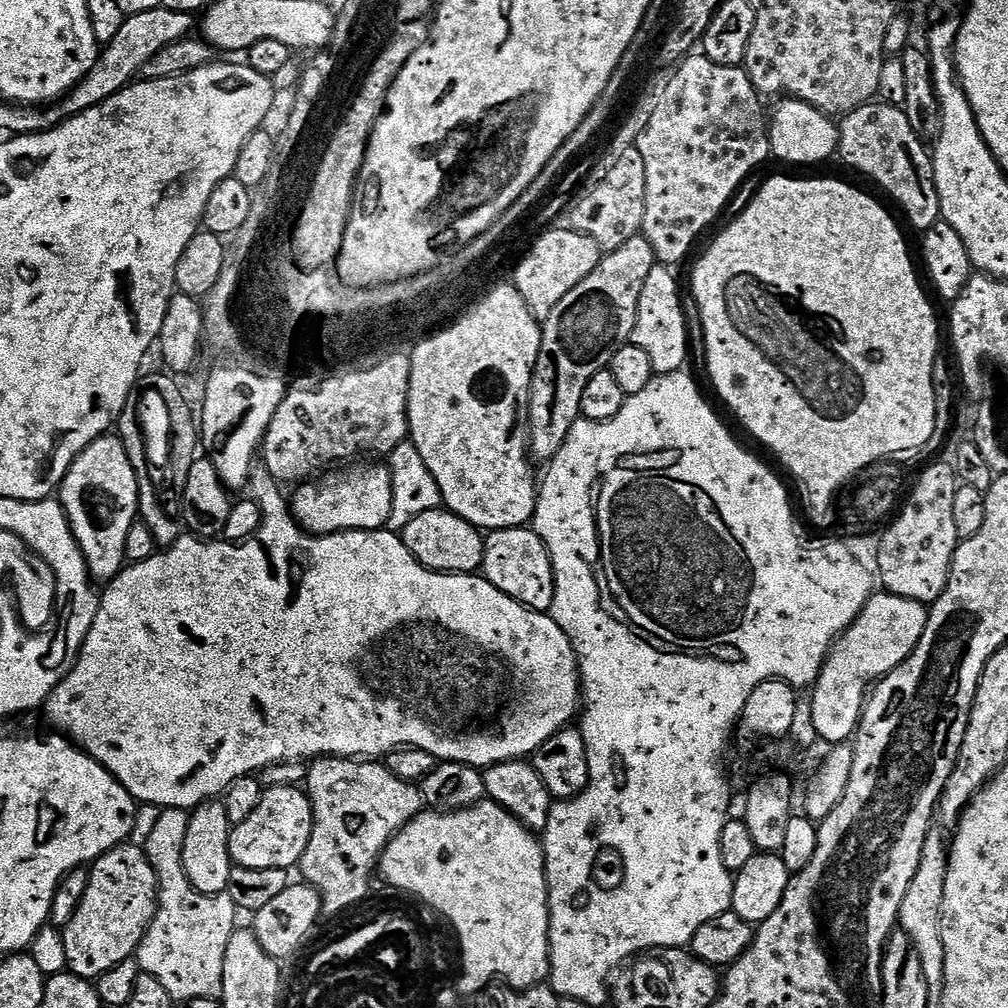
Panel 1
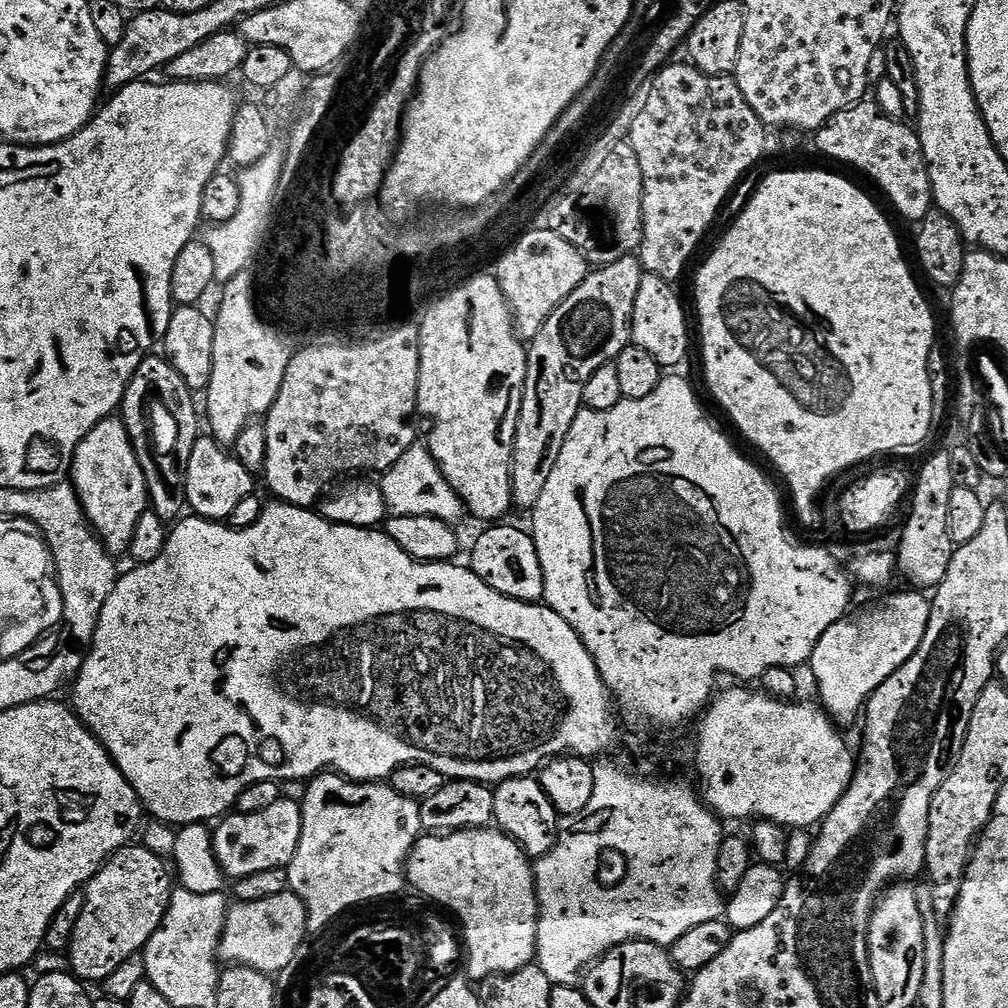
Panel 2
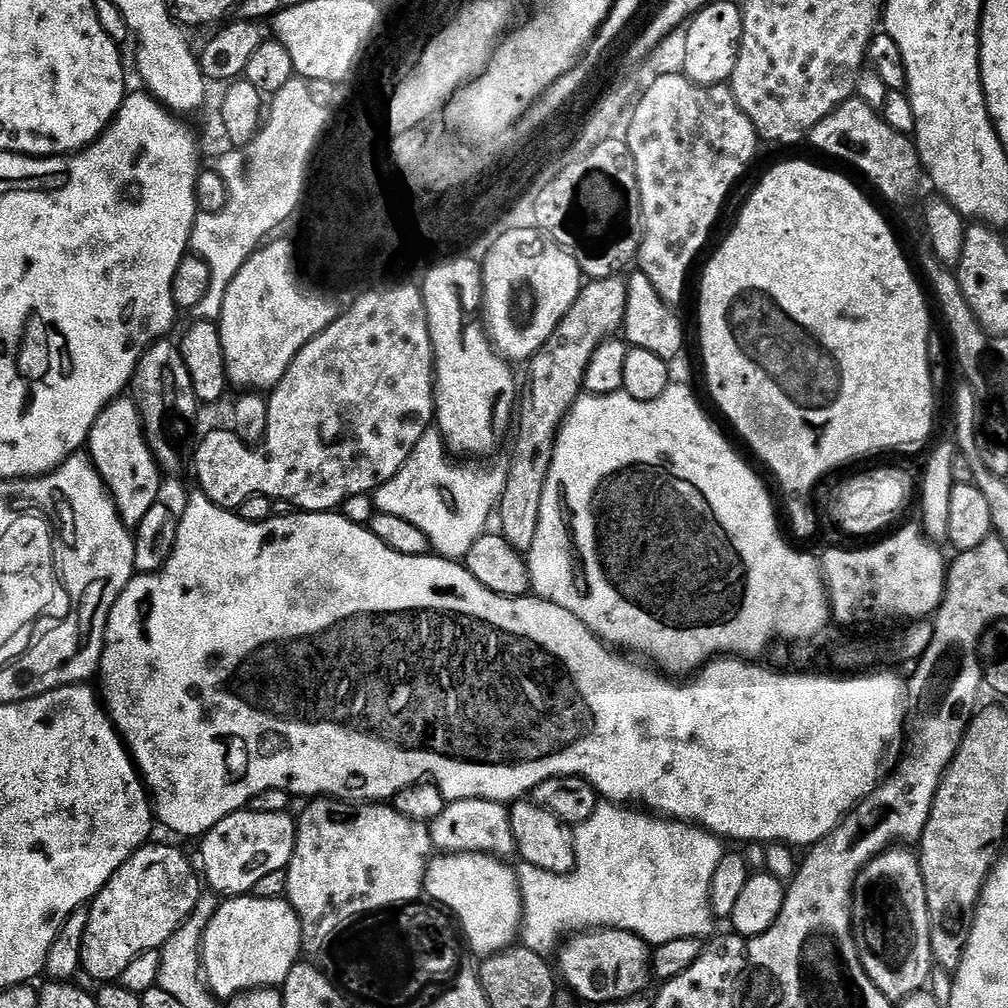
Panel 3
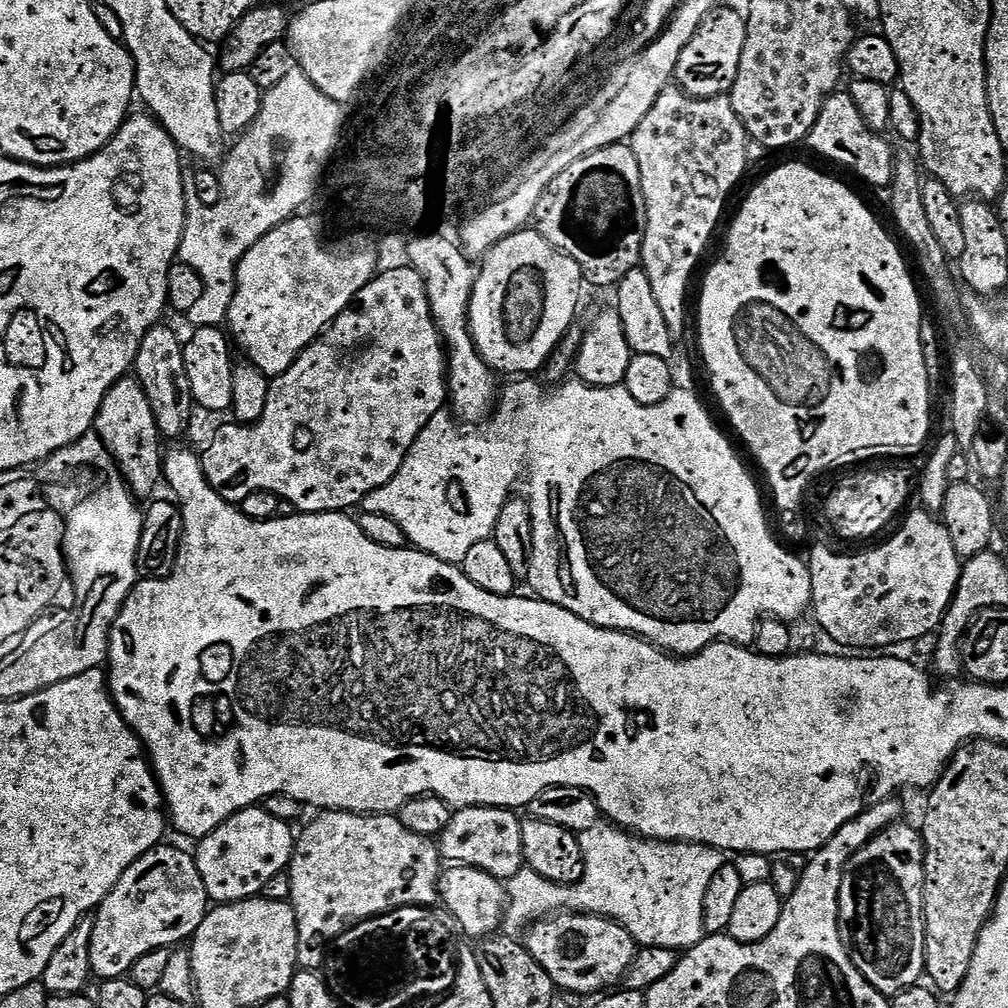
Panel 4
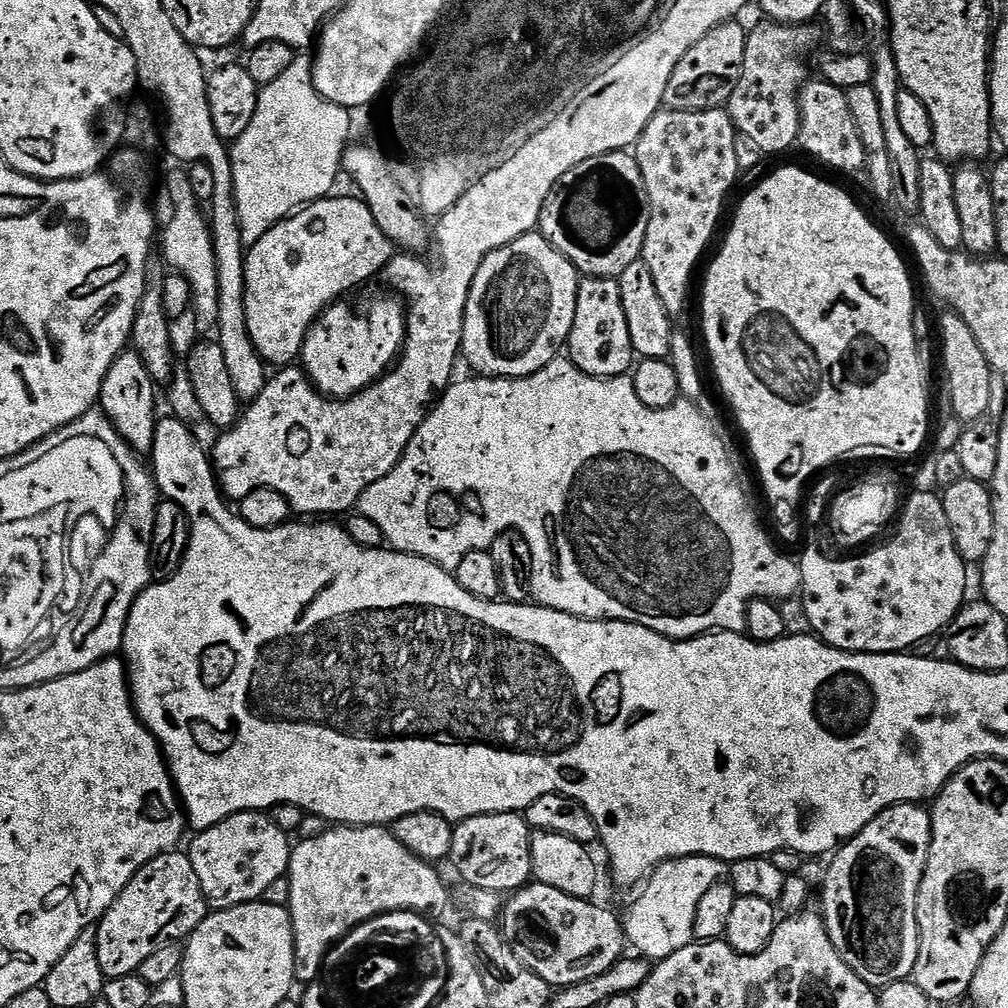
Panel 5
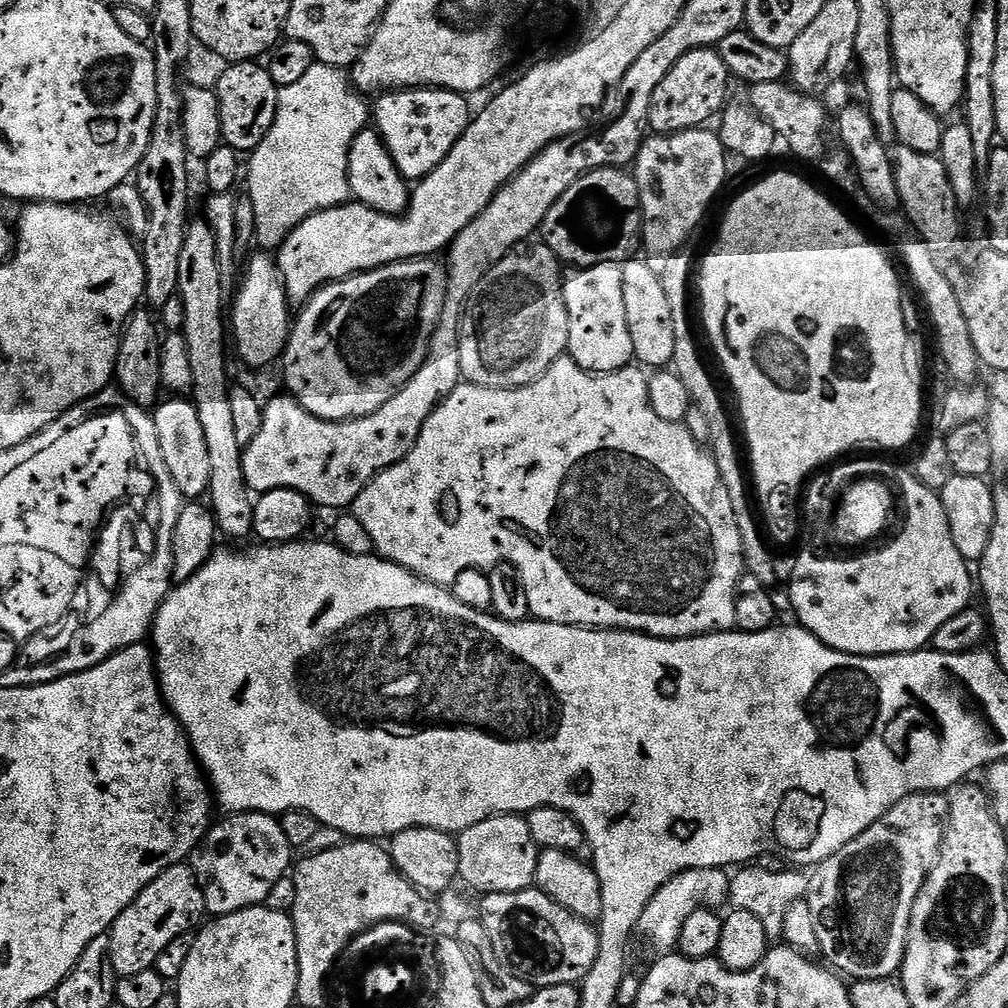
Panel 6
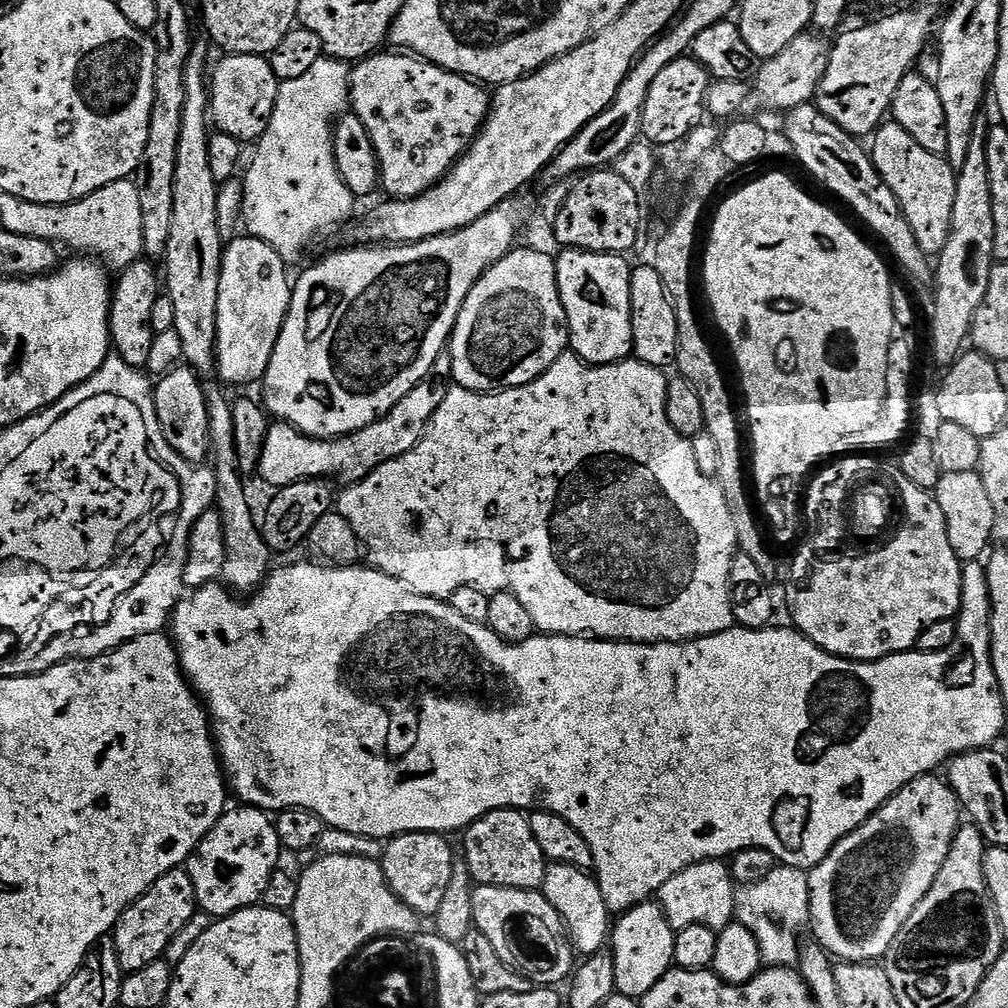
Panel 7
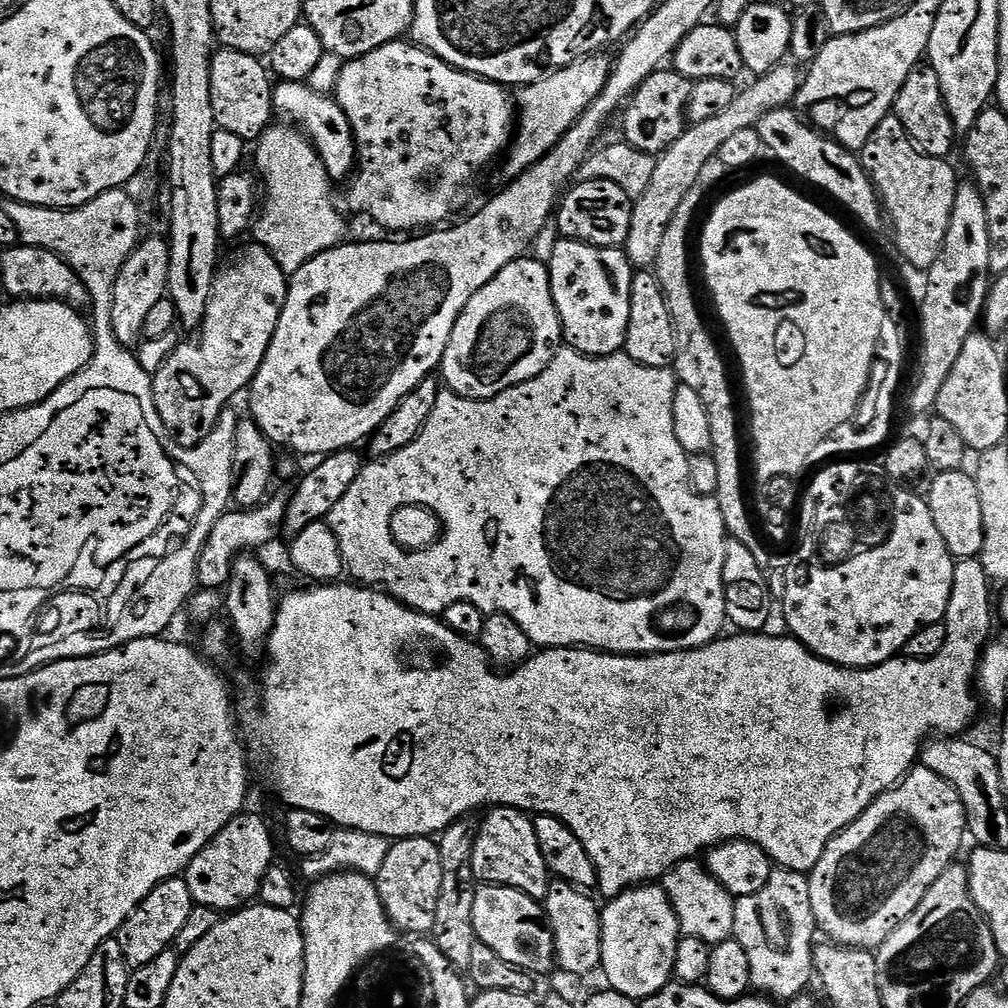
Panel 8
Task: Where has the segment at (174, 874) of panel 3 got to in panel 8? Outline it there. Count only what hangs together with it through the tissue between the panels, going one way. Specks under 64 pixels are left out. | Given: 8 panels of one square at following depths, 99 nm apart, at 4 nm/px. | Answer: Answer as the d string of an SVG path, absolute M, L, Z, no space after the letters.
M182 878L164 880L148 897L139 904L126 918L118 933L122 946L122 954L126 958L129 969L146 966L146 962L154 962L158 954L169 951L178 938L178 930L186 926L186 918L190 918L190 910L194 901L190 894L190 886Z

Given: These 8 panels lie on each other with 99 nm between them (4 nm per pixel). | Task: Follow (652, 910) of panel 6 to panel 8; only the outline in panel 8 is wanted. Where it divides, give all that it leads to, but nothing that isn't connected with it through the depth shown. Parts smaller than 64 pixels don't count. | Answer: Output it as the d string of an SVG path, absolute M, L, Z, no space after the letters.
M699 859L684 860L673 866L663 877L662 887L676 910L683 935L702 938L713 946L733 939L736 900Z

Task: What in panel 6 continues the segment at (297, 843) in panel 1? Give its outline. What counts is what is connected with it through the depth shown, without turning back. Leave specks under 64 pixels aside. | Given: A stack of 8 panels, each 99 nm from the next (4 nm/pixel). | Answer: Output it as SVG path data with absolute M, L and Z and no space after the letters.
M241 812L224 819L228 820L209 827L190 857L190 867L196 876L196 885L202 890L205 909L213 917L263 905L274 882L289 875L294 864L294 850L290 842L286 842L286 834L282 834L282 826L275 815Z

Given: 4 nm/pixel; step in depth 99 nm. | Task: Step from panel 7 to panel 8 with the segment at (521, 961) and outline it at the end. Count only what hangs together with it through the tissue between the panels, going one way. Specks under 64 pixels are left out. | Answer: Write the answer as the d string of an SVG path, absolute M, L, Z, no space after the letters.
M480 884L474 894L474 930L481 944L490 946L506 962L540 978L557 967L556 939L544 921L541 901L530 898L522 890L497 884Z

